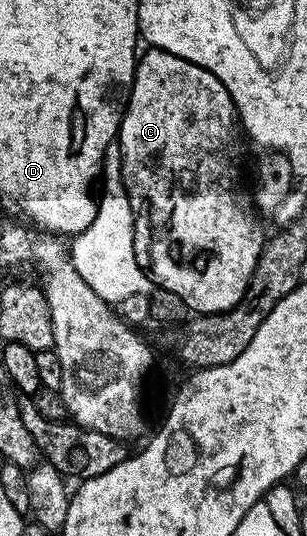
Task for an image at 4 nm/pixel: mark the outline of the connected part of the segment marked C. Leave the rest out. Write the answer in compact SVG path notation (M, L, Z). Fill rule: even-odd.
M149 47L146 50L146 53L142 52L137 58L133 85L129 89L129 100L125 103L125 111L121 114L119 130L121 179L125 182L125 190L129 192L129 202L133 208L133 247L137 250L137 264L142 267L147 266L147 272L154 286L179 295L194 314L226 313L243 299L255 267L261 264L261 248L265 246L267 240L267 233L261 230L262 218L255 208L250 190L241 186L241 173L233 166L233 160L237 157L237 133L239 134L237 109L233 106L227 87L223 87L221 80L211 75L211 71L187 59L179 59L179 55L171 55L162 49Z

